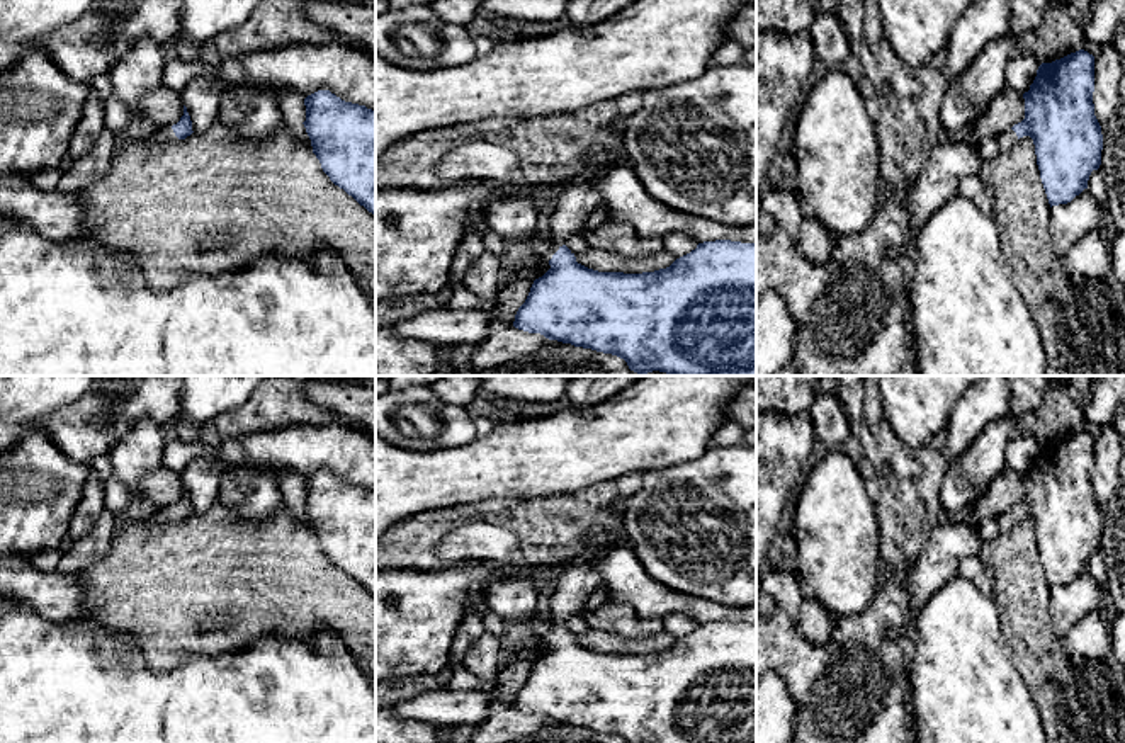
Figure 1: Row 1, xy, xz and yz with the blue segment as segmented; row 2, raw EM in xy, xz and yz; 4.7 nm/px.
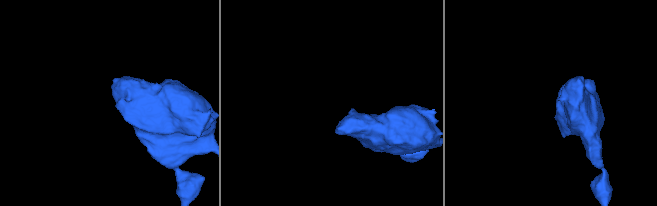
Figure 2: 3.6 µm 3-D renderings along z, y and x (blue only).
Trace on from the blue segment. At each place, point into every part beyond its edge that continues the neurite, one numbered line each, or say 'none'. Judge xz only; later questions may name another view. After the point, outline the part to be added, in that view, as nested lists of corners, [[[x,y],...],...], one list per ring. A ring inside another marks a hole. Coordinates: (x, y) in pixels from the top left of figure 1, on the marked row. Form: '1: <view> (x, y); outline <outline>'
1: xz (542, 247); outline [[[540,231],[539,235],[535,235],[534,238],[530,238],[527,241],[530,245],[530,248],[535,252],[537,257],[551,260],[552,255],[559,250],[559,247],[556,243],[552,243],[544,231]]]

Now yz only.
1: yz (1008, 138); outline [[[1013,129],[1004,131],[1001,136],[998,136],[999,151],[1008,151],[1016,141],[1018,136]]]

